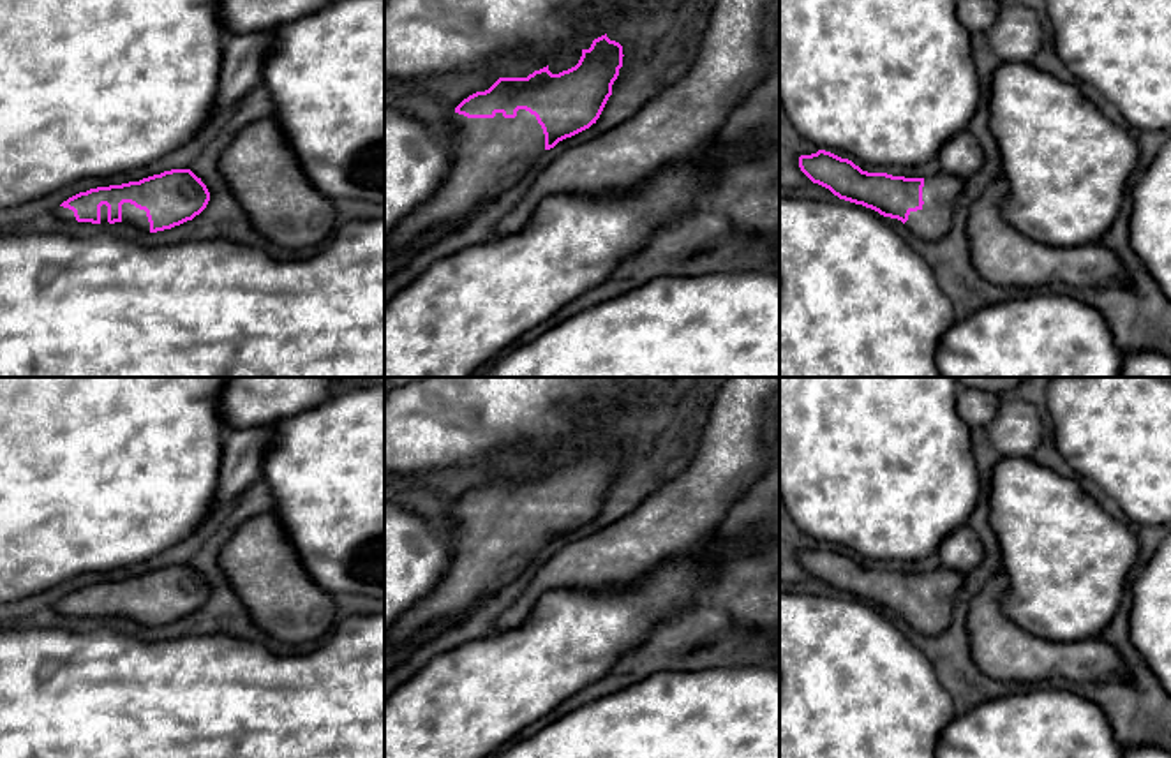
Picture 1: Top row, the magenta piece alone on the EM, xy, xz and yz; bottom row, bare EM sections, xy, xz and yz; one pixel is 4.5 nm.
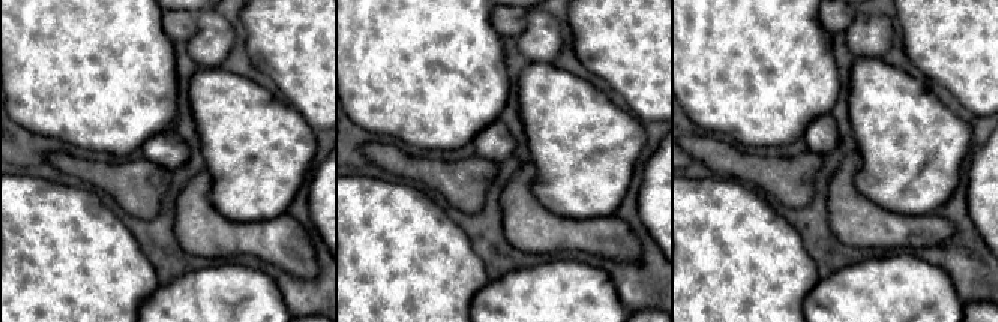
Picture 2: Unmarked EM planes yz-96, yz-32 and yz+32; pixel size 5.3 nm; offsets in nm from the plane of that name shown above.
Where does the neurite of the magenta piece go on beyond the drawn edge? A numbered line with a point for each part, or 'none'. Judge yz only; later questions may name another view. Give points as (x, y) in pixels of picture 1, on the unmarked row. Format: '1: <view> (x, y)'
1: yz (940, 586)

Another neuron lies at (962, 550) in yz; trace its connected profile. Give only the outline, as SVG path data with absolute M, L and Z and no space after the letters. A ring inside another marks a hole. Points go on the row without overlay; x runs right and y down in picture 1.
M965 524L952 531L938 546L942 566L965 575L984 562L984 552L973 529Z

